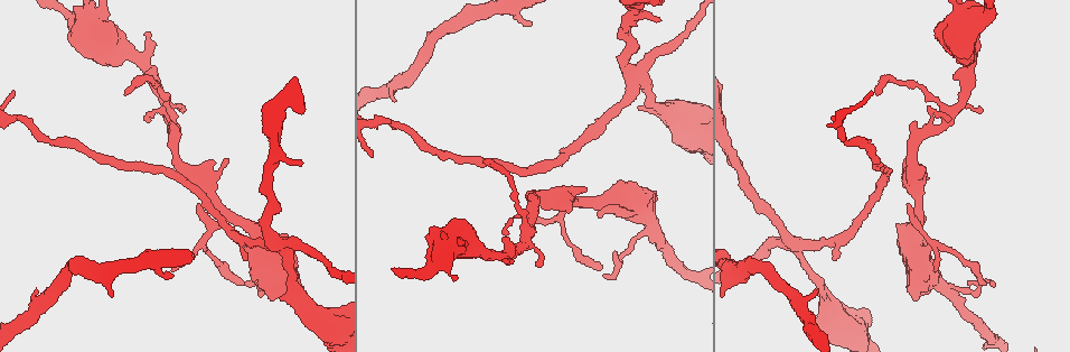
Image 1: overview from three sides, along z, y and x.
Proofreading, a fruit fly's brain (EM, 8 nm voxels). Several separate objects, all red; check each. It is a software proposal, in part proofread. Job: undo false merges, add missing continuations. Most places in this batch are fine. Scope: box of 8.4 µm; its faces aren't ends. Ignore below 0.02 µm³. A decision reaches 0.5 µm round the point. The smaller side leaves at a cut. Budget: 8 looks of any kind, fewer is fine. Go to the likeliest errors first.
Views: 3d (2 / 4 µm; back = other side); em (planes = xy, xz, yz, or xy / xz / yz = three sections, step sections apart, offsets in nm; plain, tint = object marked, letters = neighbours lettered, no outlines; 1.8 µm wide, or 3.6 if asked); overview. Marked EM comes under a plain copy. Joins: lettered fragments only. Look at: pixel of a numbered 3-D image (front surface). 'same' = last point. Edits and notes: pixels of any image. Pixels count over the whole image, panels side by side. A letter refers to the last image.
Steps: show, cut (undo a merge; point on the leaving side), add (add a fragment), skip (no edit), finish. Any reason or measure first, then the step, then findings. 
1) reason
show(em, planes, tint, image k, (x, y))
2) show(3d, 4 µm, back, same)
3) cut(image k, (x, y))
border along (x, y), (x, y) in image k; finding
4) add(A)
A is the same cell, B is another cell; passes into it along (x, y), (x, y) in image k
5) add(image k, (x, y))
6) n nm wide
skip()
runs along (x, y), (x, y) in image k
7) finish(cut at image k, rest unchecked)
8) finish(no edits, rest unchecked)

four or more arms meet
show(3d, 4 µm, image 1, (797, 246))

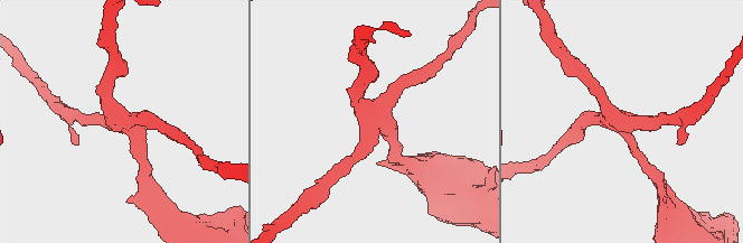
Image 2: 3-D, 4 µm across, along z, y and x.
4 arms; now the EM
show(em, xz, step 8, tint, image 2, (623, 125))

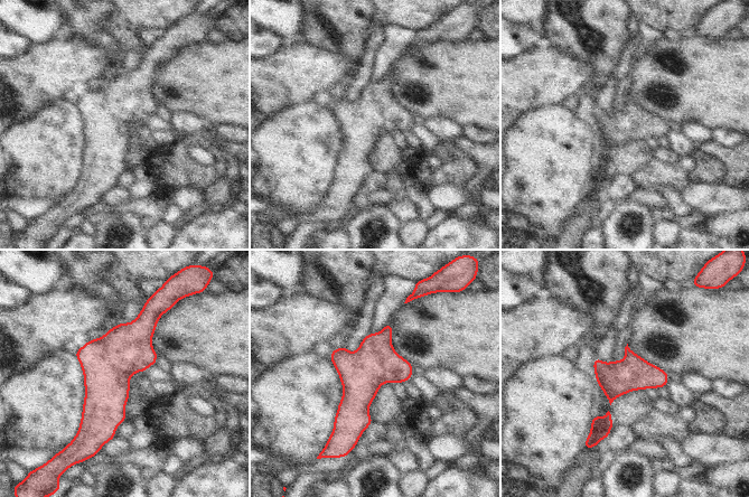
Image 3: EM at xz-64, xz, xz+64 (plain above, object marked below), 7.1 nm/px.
cut it another way
show(em, planes, letters, same)

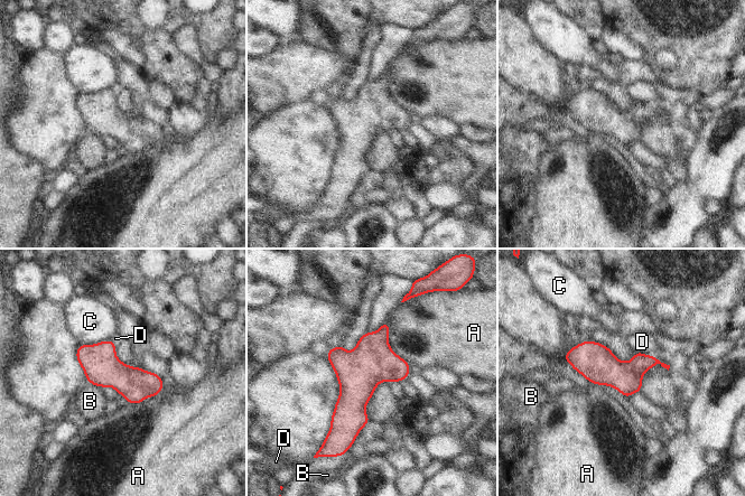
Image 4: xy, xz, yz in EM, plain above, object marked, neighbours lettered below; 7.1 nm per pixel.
260 nm wide
skip()
A, B, C and D are other cells; border along (387, 321), (389, 346), (409, 364) in image 4; continuous, no second neuron

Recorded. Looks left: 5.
free end
show(3d, 2 µm, back, image 1, (815, 288))

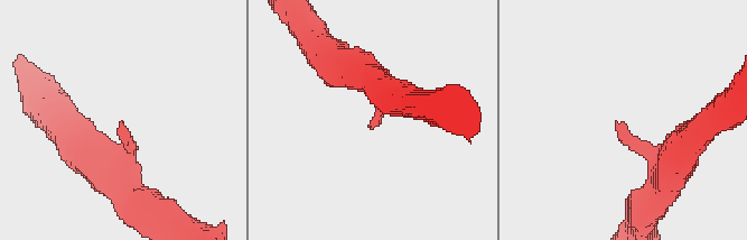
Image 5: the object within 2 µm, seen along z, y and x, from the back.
need the tissue
show(em, xy, step 16, letters, image 5, (368, 125))

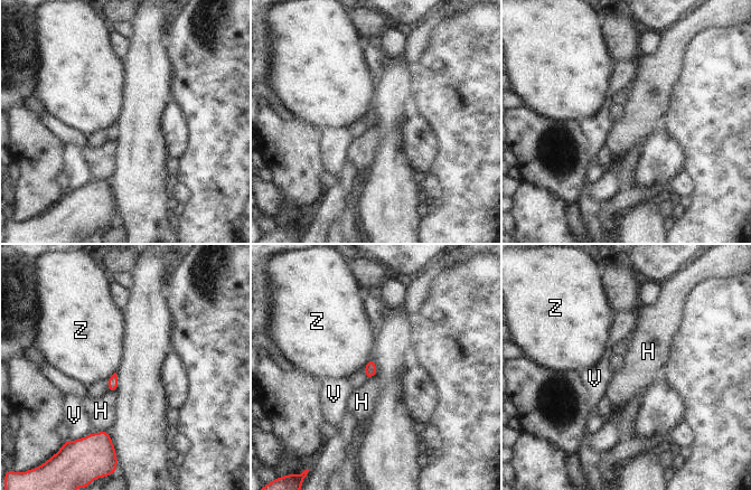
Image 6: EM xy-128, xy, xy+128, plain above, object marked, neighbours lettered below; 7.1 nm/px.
skip()
H, V and Z are other cells; none of them fits

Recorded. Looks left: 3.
an open end
show(em, planes, letters, image 1, (658, 20))

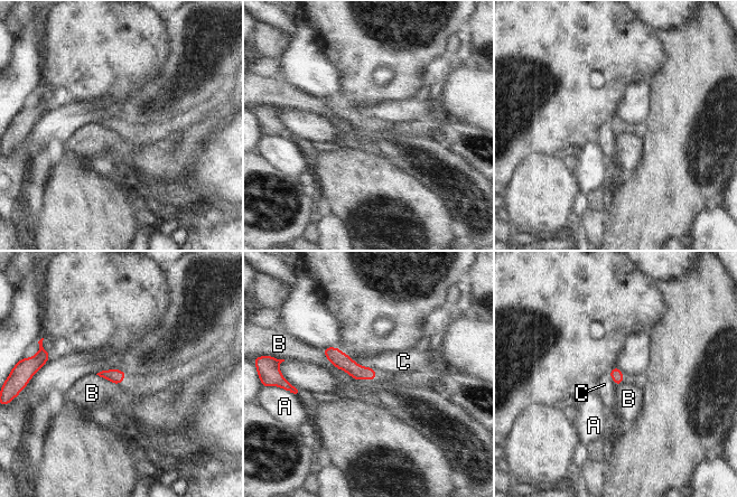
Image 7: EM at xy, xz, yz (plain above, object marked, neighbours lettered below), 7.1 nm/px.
B touches over 320 nm
skip()
A, B and C are other cells; runs along (326, 349), (356, 372), (373, 375) in image 7; no lettered fragment goes on from it

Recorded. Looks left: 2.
finish(no edits, rest unchecked)

